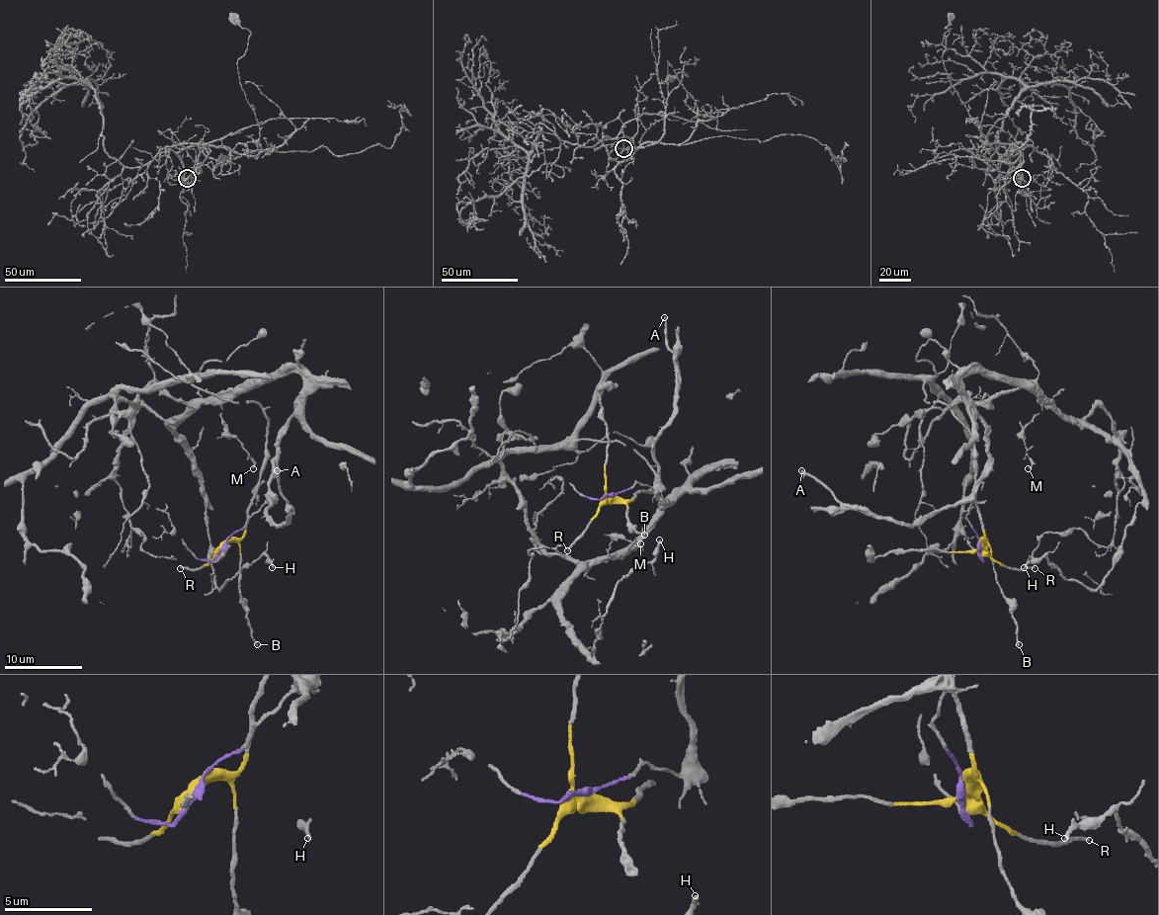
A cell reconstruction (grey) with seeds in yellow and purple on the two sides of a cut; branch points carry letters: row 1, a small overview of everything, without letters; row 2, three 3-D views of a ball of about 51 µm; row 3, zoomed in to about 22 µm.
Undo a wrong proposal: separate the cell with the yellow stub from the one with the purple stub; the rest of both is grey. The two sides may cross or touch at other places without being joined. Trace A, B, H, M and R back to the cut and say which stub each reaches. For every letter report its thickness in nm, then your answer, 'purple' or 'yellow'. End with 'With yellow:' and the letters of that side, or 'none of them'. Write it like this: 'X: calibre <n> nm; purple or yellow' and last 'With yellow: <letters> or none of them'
A: calibre 240 nm; purple
B: calibre 180 nm; yellow
H: calibre 240 nm; purple
M: calibre 150 nm; purple
R: calibre 190 nm; yellow
With yellow: B, R

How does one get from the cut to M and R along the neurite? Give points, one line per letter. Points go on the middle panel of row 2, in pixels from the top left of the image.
M: (608, 495), (642, 483), (666, 505), (691, 479), (640, 534), (610, 557), (610, 545), (618, 538), (640, 543)
R: (608, 497), (567, 551)

